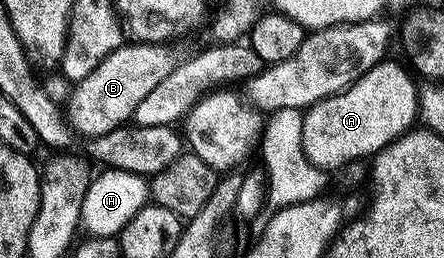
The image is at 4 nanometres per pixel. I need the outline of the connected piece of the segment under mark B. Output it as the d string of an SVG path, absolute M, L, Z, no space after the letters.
M127 42L122 48L105 58L89 74L89 78L78 81L71 89L71 97L65 105L65 115L72 128L80 137L90 138L100 136L114 128L122 128L134 117L137 105L146 98L173 70L179 67L181 57L171 49L170 43L145 44L142 42Z

